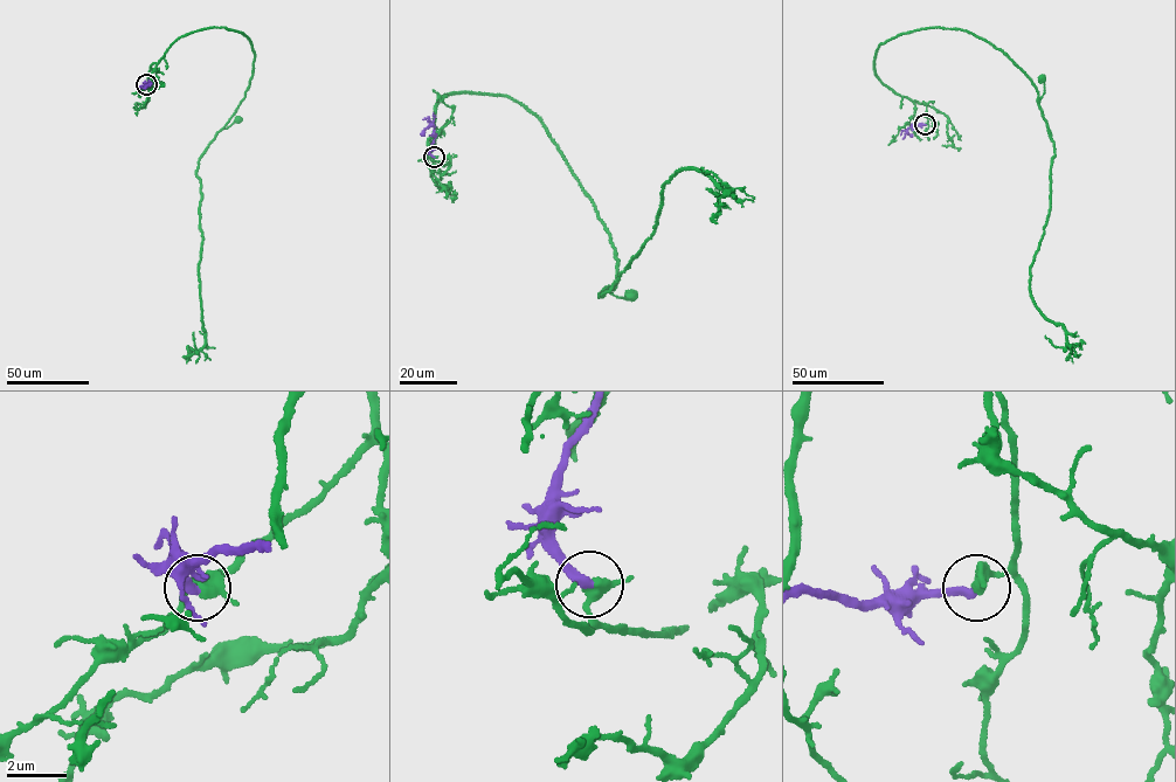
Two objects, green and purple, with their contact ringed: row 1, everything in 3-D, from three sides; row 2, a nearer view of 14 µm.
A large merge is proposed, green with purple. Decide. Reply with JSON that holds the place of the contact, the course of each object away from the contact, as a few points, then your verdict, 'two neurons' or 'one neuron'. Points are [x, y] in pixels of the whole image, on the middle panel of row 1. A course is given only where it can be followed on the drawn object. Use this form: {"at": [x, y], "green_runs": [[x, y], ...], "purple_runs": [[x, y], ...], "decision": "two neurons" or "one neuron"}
{"at": [434, 157], "green_runs": [[434, 157], [443, 161], [434, 168], [444, 97], [526, 105], [609, 234], [618, 281], [608, 288], [631, 295]], "purple_runs": [[434, 157], [430, 152], [435, 135], [433, 125], [428, 117], [422, 119]], "decision": "two neurons"}

